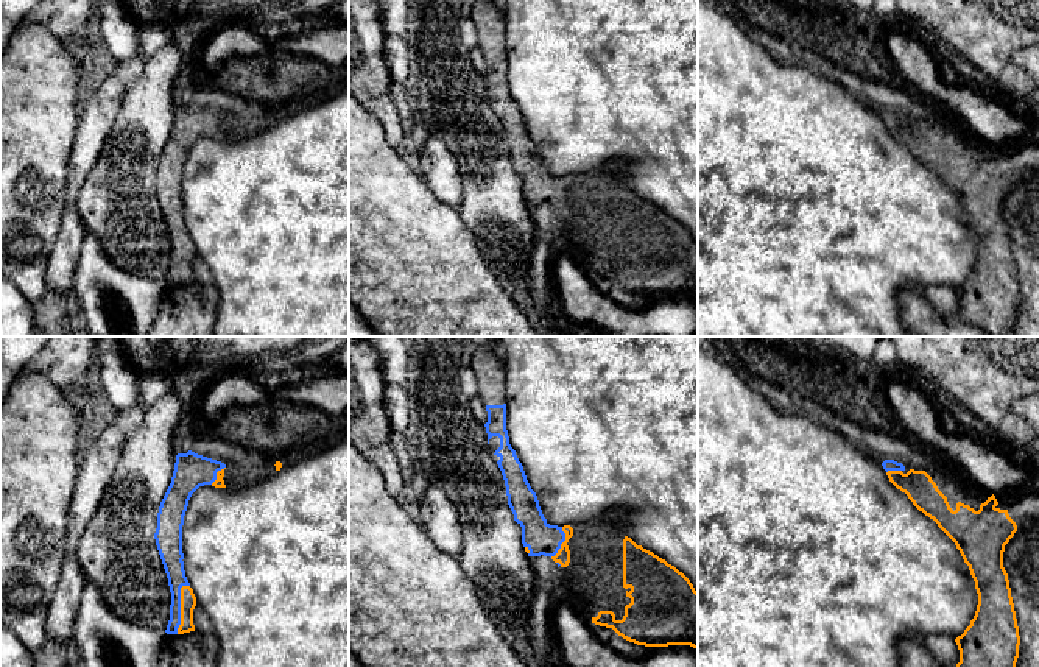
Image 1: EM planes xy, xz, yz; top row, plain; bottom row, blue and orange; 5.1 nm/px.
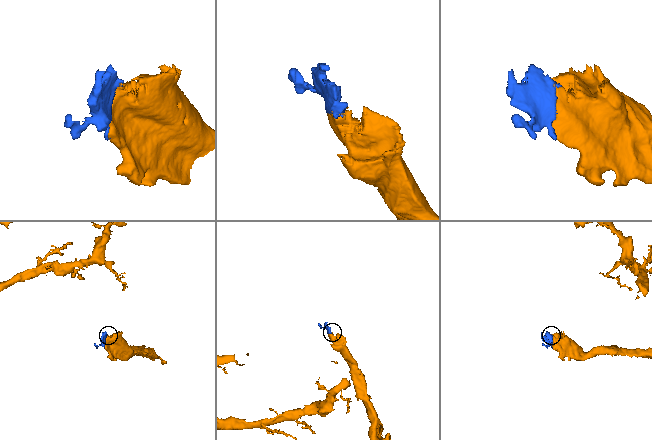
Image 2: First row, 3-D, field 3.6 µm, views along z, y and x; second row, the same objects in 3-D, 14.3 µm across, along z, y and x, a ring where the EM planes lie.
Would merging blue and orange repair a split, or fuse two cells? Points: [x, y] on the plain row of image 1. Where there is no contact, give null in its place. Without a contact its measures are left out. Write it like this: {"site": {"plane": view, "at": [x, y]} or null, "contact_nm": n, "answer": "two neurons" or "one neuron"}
{"site": {"plane": "xy", "at": [179, 257]}, "contact_nm": 260, "answer": "one neuron"}

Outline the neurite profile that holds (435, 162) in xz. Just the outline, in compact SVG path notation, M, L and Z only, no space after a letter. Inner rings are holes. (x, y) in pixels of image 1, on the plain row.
M422 136L411 159L430 192L441 203L458 207L463 198L463 178L449 146L436 137Z

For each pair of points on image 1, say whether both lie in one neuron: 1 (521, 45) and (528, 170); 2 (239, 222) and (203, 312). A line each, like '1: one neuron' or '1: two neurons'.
1: two neurons
2: two neurons

